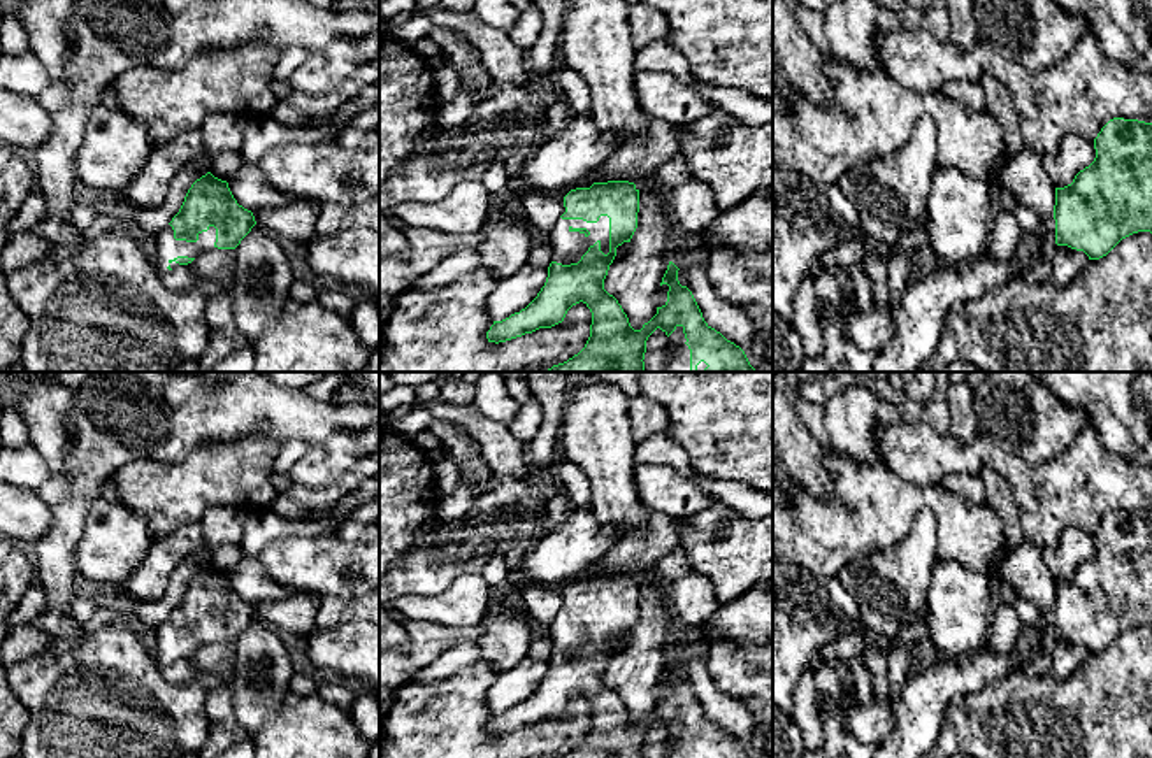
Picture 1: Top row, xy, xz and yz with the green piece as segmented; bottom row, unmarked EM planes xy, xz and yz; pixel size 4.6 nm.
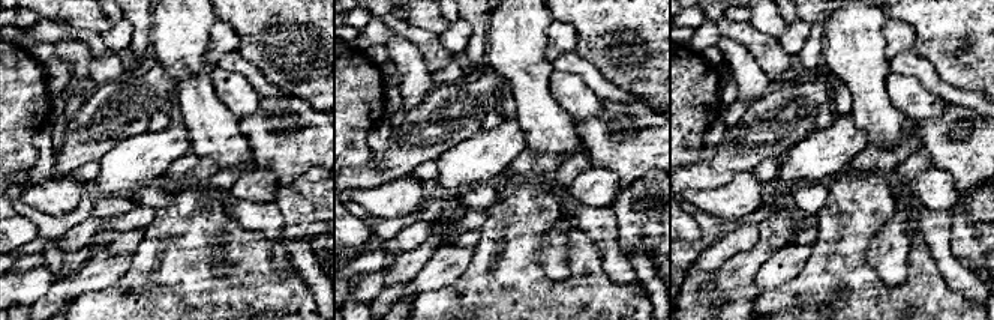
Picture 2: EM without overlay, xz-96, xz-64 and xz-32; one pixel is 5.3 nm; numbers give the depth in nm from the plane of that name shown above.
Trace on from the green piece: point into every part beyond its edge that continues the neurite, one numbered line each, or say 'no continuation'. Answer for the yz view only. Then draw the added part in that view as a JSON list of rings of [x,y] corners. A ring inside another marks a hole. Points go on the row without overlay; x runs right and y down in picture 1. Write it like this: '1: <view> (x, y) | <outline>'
1: yz (919, 713) | [[[1054,605],[1040,609],[1036,625],[1022,626],[1006,654],[985,647],[952,660],[932,660],[910,672],[901,697],[890,702],[894,726],[875,758],[922,758],[940,737],[948,704],[985,683],[1022,669],[1036,649],[1055,640]]]

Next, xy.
1: xy (167, 641) | [[[167,618],[156,628],[155,635],[158,661],[162,665],[170,665],[181,660],[179,656],[174,654],[177,649],[197,651],[200,646],[214,642],[214,635],[216,635],[214,619],[209,619],[207,625],[198,626],[197,635],[186,635],[186,633],[176,633],[172,619]]]

